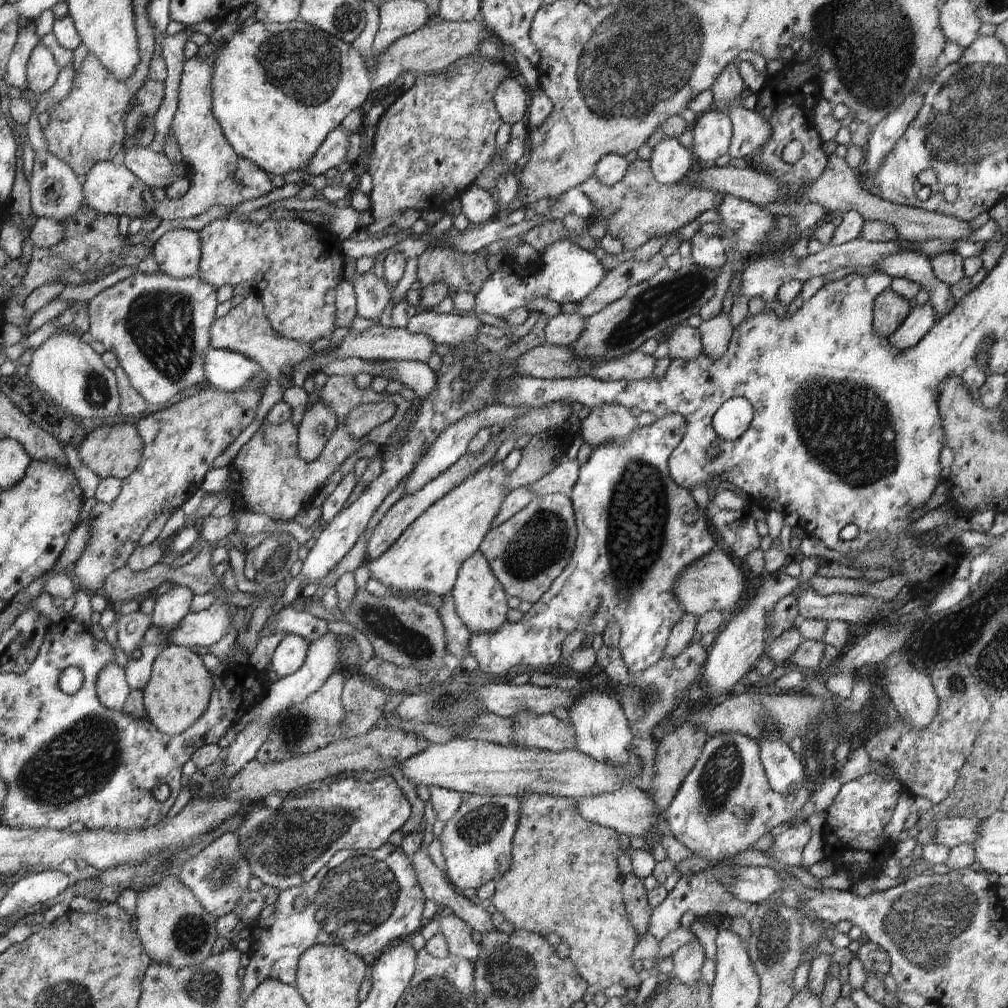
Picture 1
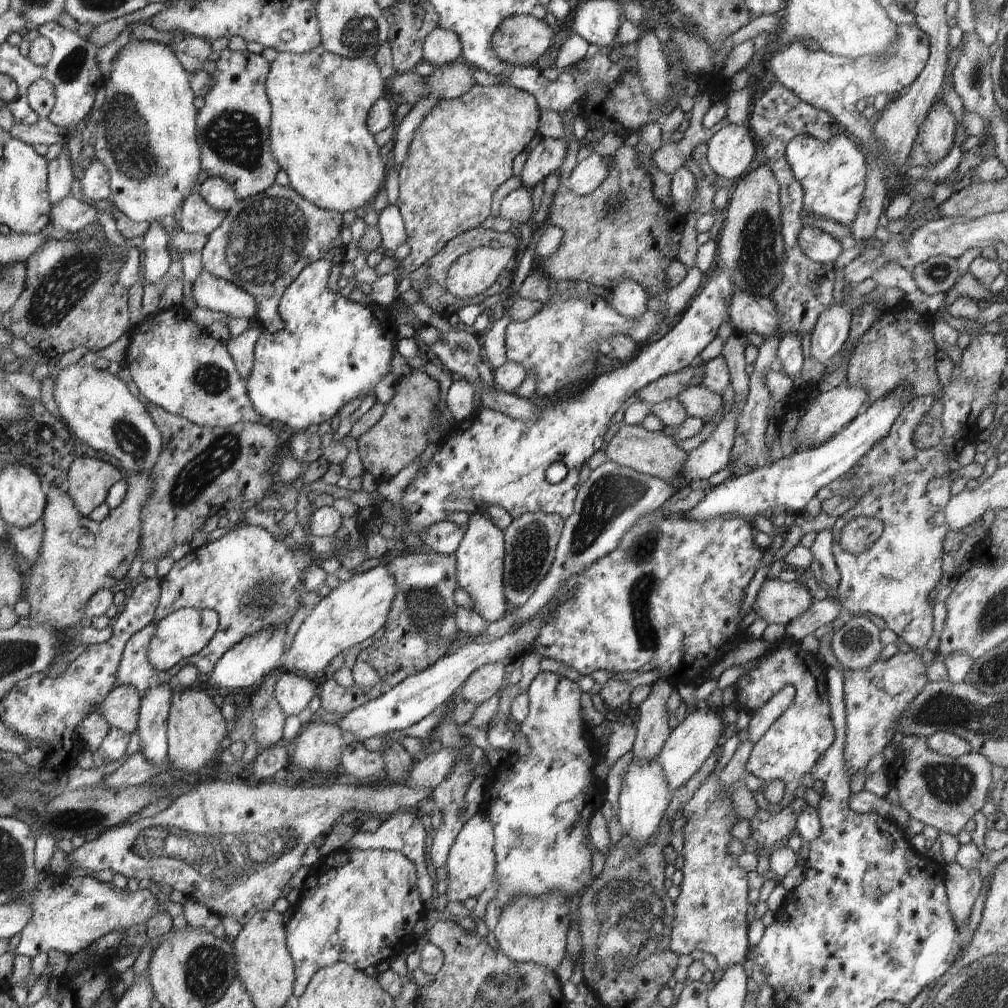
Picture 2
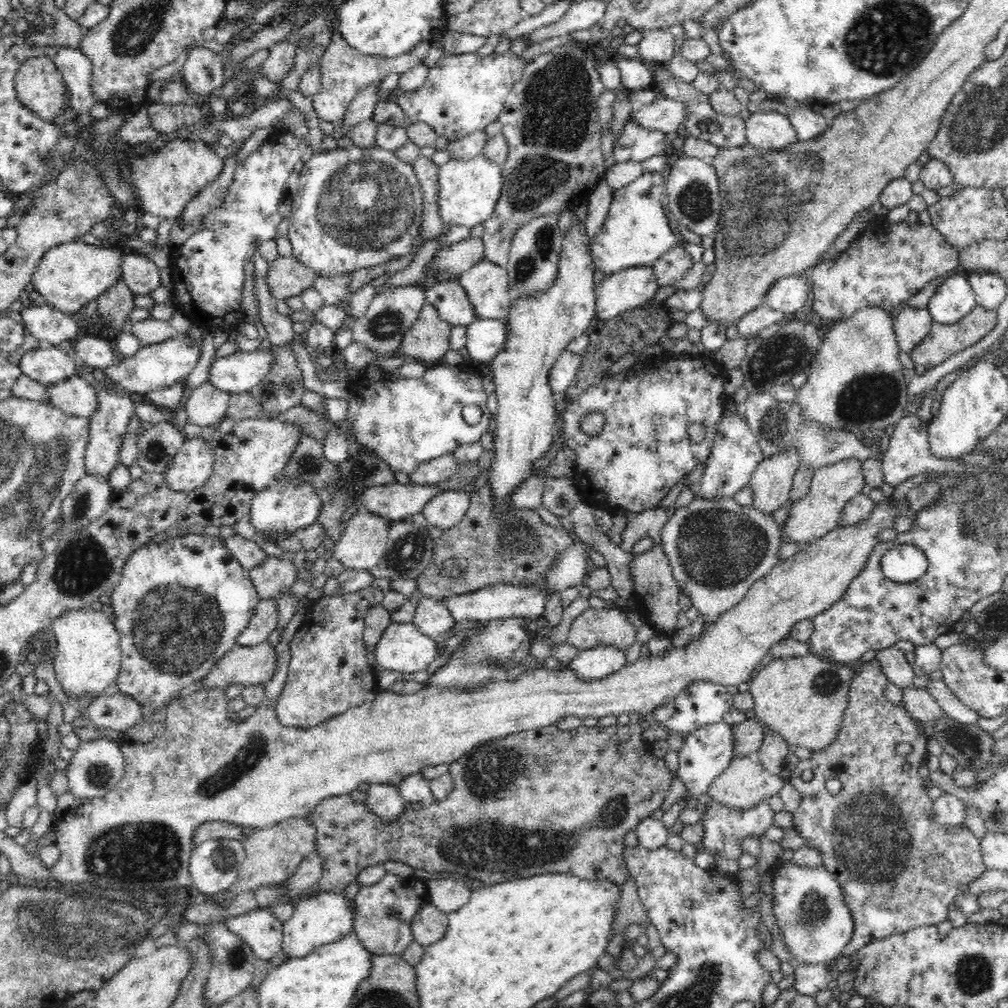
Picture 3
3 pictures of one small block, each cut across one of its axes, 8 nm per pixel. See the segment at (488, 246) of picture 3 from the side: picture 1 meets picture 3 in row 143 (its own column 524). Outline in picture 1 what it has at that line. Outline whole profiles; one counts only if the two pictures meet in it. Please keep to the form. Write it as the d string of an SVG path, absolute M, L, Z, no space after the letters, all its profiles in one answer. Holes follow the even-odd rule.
M548 493L532 499L504 524L492 527L480 543L479 551L487 558L507 598L538 602L572 558L577 539L574 507L570 497Z

